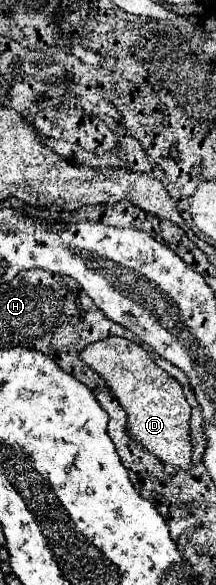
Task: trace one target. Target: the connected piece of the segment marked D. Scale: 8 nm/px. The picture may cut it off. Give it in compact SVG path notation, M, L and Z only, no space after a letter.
M92 347L80 351L80 361L96 371L108 385L110 393L126 411L126 435L140 443L148 453L156 455L164 465L162 471L174 475L174 445L190 443L190 405L182 393L182 385L162 371L152 357L140 347Z

